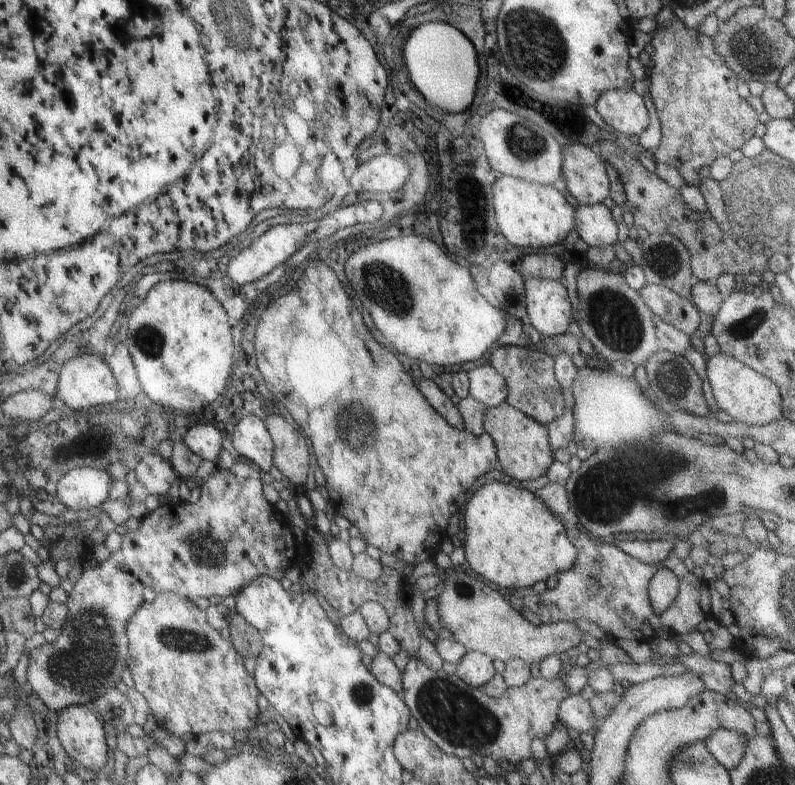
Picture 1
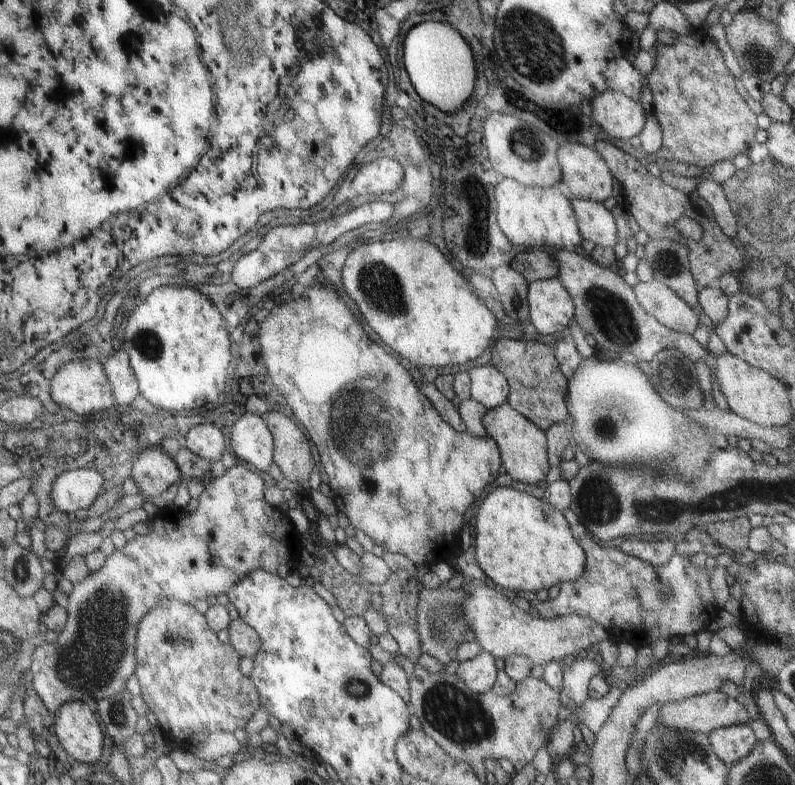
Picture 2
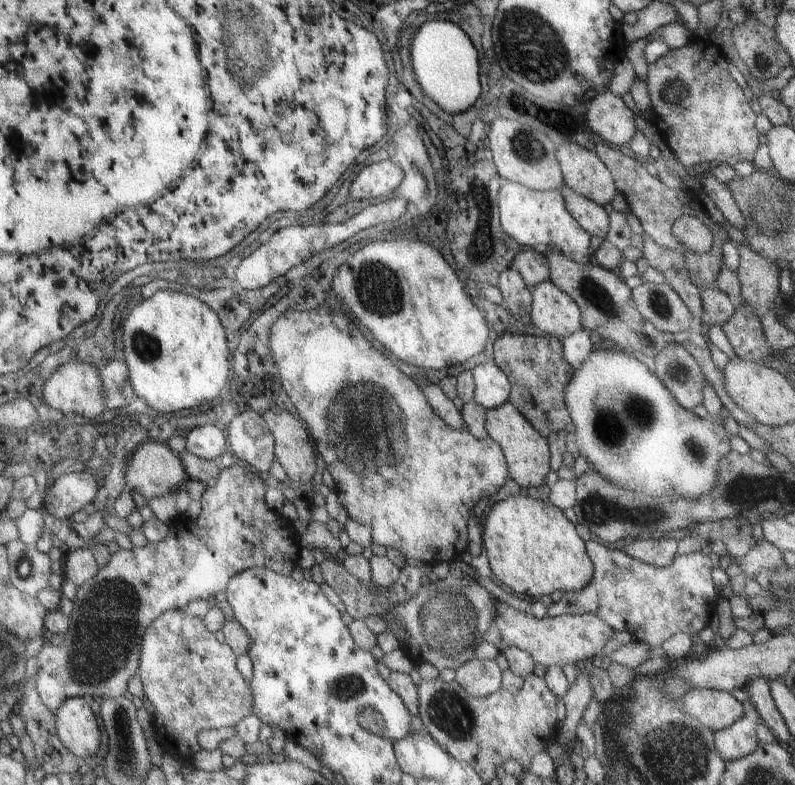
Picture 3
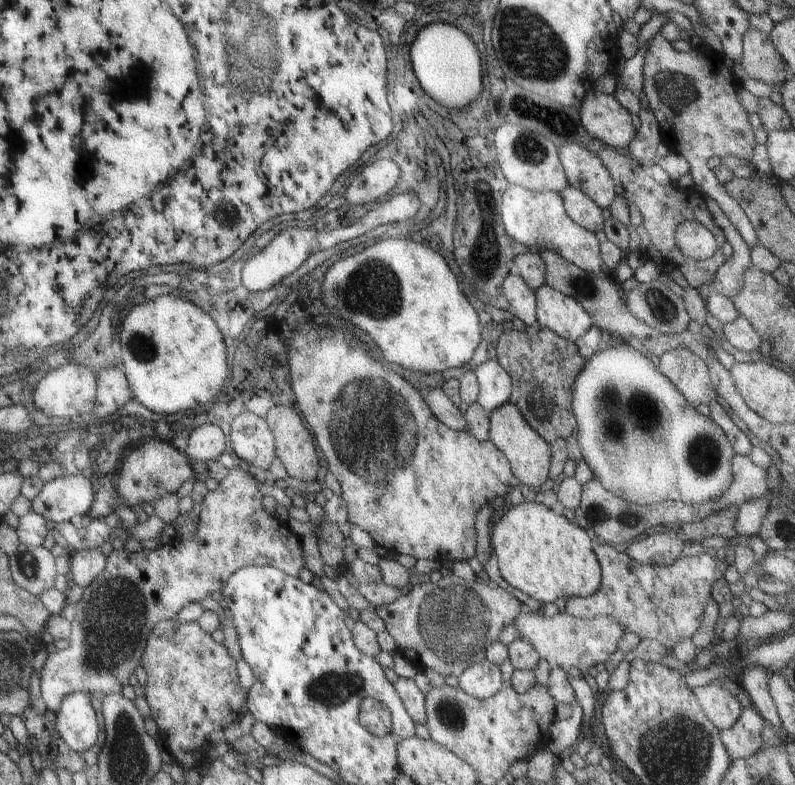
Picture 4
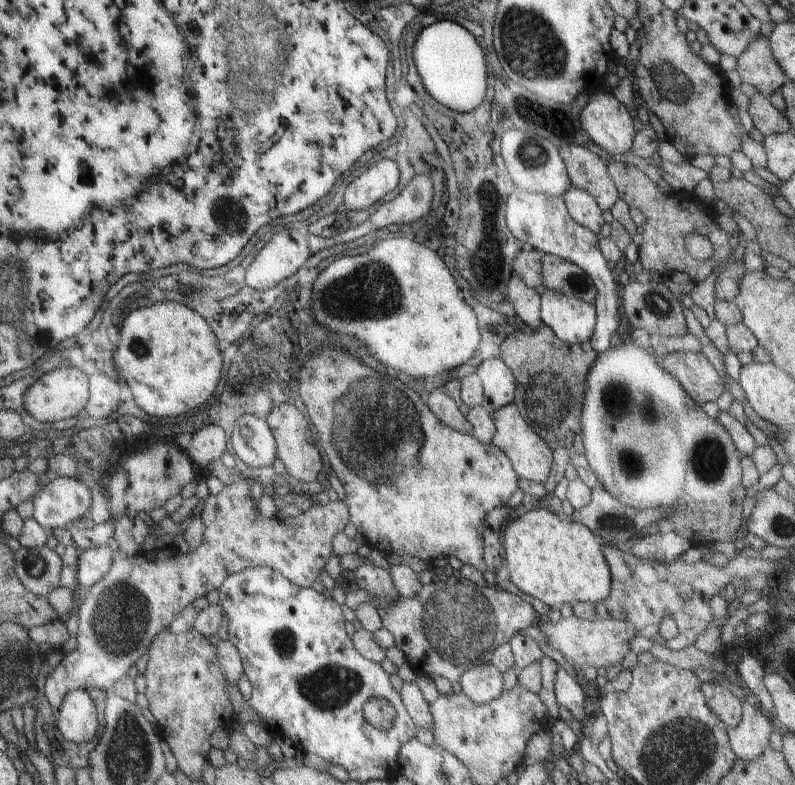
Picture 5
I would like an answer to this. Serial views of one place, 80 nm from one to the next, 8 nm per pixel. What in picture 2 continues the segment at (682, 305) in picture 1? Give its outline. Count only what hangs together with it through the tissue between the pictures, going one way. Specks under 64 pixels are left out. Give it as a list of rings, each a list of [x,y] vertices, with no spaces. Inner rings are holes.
[[[638,282],[632,290],[639,306],[662,326],[685,335],[695,331],[699,311],[692,310],[661,282]]]

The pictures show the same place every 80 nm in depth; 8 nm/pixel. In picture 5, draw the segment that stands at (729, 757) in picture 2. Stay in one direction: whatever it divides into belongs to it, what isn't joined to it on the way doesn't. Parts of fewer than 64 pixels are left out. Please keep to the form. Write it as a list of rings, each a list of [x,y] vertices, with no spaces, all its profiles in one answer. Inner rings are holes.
[[[743,702],[740,721],[726,730],[735,758],[756,759],[768,747],[767,738],[771,734],[771,728],[771,720],[759,708]]]

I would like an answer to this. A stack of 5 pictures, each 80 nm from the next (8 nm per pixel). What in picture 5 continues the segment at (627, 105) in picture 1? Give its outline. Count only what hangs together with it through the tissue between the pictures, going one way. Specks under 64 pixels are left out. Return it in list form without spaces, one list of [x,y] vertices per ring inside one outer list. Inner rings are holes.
[[[596,93],[589,96],[588,101],[583,109],[575,110],[579,114],[580,126],[583,132],[595,143],[599,148],[603,148],[607,154],[614,156],[622,156],[630,150],[635,130],[627,108],[622,103],[619,103],[613,94],[610,93]]]

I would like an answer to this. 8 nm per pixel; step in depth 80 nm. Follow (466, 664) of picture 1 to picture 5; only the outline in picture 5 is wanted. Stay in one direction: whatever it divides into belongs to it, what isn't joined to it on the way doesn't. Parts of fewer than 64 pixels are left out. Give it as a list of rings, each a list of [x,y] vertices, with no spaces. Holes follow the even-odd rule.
[[[490,662],[472,666],[457,681],[461,693],[473,704],[485,704],[502,693],[501,672]]]

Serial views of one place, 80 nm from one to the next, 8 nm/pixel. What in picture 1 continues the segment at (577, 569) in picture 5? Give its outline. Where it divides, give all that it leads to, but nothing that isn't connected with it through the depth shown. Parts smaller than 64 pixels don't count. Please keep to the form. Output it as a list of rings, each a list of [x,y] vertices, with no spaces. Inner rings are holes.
[[[487,482],[463,504],[463,524],[469,568],[495,586],[514,591],[574,567],[578,552],[566,535],[567,520],[556,517],[527,489]]]

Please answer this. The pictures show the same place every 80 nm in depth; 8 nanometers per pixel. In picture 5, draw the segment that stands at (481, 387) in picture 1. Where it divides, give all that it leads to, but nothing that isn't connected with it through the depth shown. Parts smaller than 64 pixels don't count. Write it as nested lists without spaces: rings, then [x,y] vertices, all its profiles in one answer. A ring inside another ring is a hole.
[[[499,356],[480,362],[474,373],[481,381],[480,405],[483,410],[491,414],[513,402],[516,382],[512,372]]]

